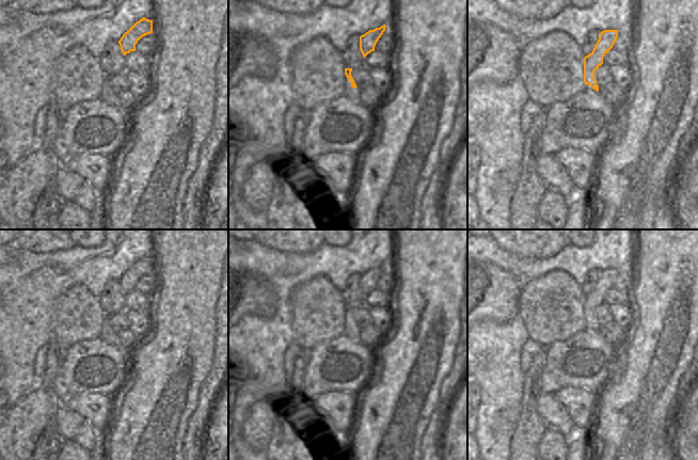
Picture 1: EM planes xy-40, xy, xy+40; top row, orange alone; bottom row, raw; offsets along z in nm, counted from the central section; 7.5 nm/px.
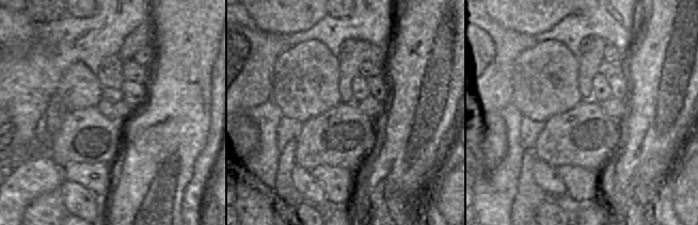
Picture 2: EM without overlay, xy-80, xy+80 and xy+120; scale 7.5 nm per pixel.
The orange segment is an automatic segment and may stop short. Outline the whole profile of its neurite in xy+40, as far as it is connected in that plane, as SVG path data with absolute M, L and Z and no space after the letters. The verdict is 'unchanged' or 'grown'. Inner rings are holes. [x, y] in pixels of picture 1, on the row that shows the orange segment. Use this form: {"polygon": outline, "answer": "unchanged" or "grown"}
{"polygon": "M604 30L591 53L584 58L584 82L597 92L599 86L594 78L594 72L603 64L603 57L613 48L618 37L618 30Z", "answer": "unchanged"}

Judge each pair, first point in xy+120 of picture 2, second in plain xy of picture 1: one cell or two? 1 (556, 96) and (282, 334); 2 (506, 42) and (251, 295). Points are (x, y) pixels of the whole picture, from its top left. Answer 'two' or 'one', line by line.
1: two
2: one

